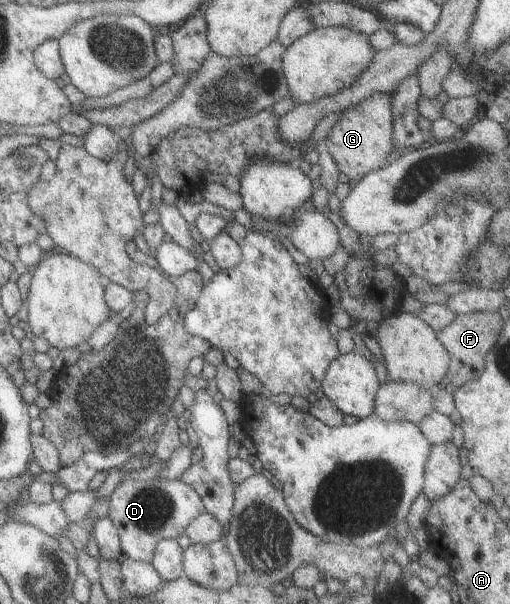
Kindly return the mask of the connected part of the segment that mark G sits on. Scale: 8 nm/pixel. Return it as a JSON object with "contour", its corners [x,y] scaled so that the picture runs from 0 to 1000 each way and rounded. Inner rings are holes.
{"contour":[[[737,154],[714,162],[663,187],[659,205],[643,215],[633,237],[643,255],[659,270],[665,285],[688,301],[706,298],[720,285],[743,280],[776,253],[769,238],[769,189],[763,154]]]}

